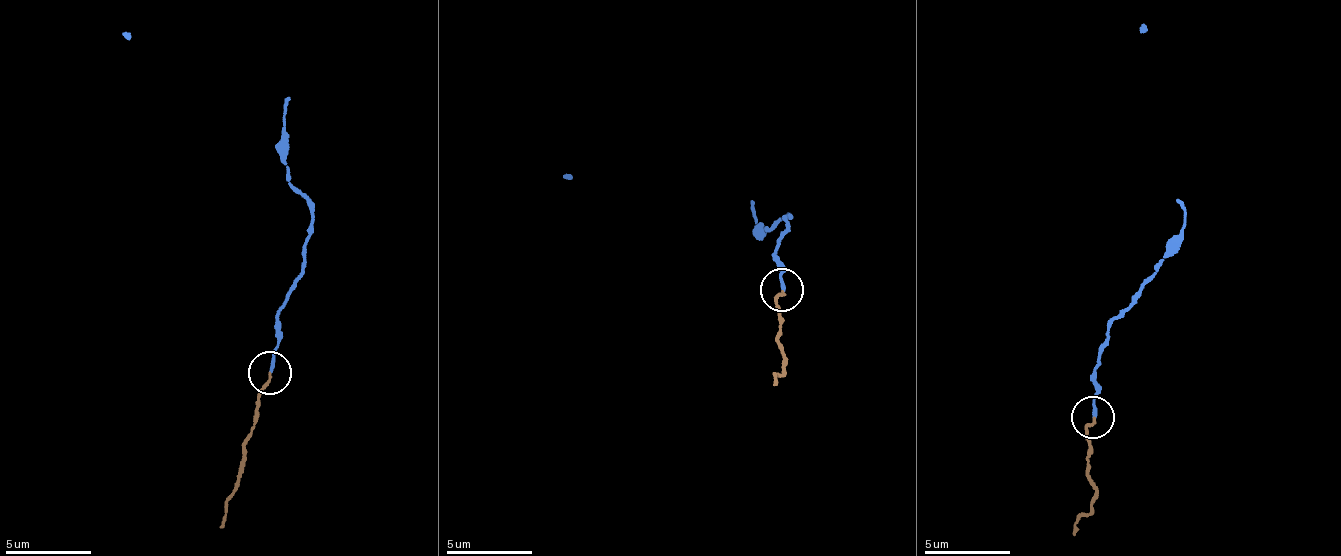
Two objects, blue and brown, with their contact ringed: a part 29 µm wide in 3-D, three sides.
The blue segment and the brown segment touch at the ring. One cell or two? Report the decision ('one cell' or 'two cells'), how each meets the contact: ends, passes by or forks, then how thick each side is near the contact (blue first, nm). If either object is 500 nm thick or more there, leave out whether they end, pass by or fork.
two cells; blue ends; brown ends; calibres 200 and 150 nm

